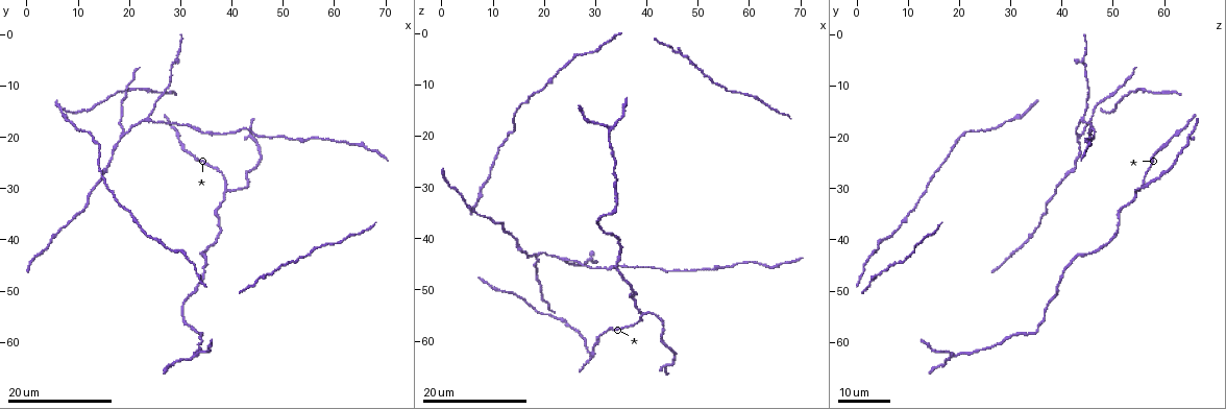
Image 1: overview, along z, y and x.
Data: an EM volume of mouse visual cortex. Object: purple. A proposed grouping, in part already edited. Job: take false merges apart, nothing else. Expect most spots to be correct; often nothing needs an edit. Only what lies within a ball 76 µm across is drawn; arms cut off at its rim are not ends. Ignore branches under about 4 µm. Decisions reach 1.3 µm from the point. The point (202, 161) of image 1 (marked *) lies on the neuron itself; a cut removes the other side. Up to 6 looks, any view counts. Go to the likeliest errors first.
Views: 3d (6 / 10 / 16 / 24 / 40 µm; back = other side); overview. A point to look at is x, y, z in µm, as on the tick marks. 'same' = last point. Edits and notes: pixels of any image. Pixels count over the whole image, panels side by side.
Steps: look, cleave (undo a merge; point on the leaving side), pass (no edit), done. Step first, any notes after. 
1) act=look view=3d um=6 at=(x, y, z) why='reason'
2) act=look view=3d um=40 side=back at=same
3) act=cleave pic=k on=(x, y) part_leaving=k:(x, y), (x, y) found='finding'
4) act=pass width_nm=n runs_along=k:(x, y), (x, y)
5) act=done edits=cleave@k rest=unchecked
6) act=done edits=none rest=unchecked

act=look view=3d um=24 at=(24.0, 16.0, 44.5) why='three arms meet'

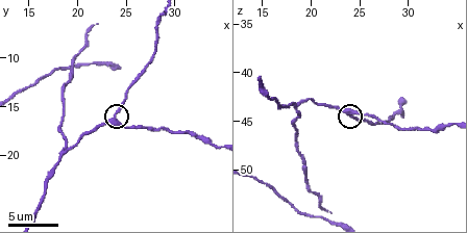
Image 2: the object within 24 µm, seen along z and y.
act=look view=3d um=10 at=(23.6, 16.4, 44.2)

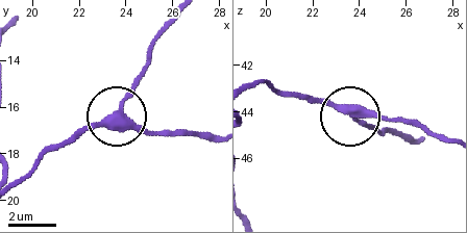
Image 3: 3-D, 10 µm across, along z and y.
act=pass runs_along=3:(20, 179), (55, 150), (109, 122), (149, 63) found='one neuron here'

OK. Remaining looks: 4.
act=look view=3d um=6 at=(18.8, 19.6, 43.2) why='a fork'

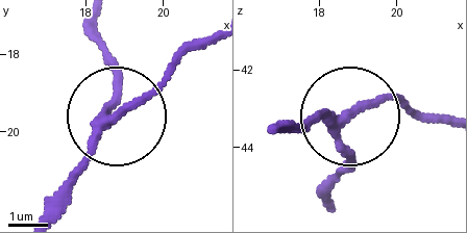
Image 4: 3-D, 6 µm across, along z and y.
act=pass arms=3 found='one neuron here'

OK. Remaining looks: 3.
act=look view=3d um=16 at=(39.5, 30.0, 54.0) why='three-way junction'

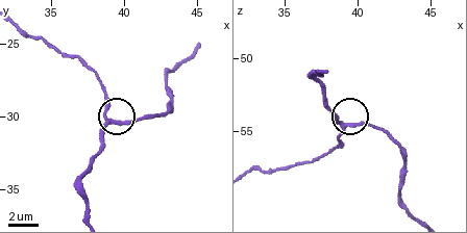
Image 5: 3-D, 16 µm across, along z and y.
act=look view=3d um=6 at=(39.0, 30.4, 54.6)

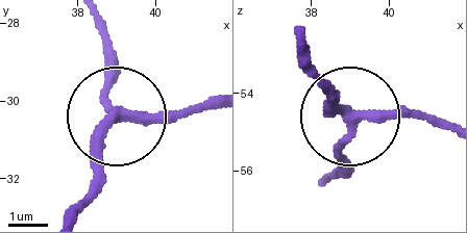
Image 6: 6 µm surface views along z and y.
act=pass side_arm_um=24 arms=3 found='one neuron here'

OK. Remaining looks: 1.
act=done edits=none rest=unchecked

